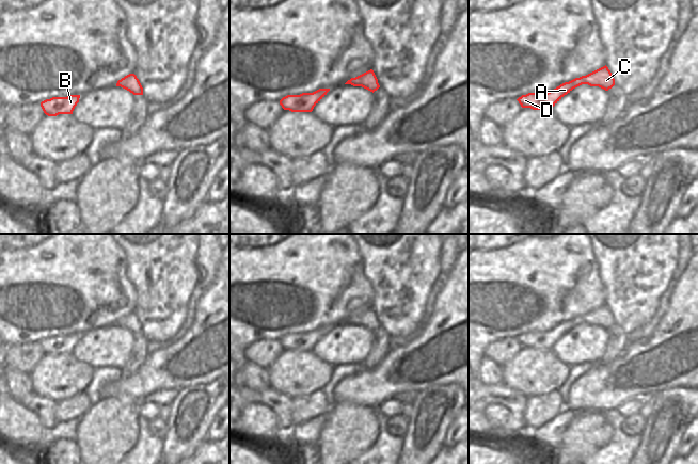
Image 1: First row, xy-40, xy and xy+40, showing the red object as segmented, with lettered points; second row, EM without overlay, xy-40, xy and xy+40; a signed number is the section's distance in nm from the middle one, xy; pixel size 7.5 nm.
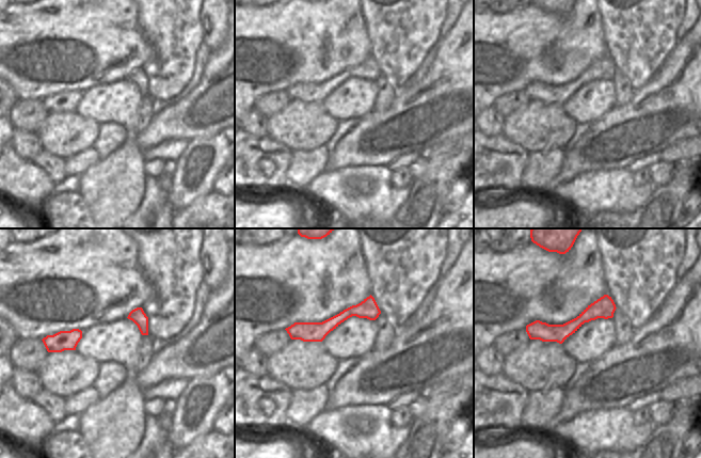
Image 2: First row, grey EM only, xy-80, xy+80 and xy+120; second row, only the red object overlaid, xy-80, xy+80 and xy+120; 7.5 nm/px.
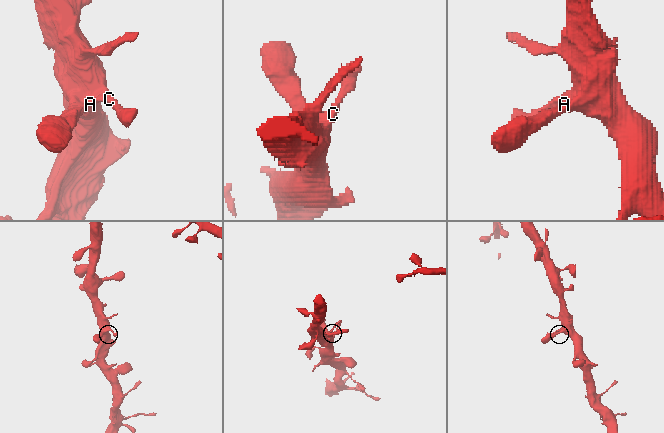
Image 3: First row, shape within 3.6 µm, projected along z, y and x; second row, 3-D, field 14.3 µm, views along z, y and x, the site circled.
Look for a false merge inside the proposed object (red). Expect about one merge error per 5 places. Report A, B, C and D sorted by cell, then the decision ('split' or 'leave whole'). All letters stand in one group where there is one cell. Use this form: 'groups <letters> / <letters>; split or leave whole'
groups A B C D; leave whole

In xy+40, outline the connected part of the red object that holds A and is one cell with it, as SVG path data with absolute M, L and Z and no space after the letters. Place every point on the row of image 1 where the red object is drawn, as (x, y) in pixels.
M605 65L586 76L565 82L548 93L528 93L522 95L517 100L522 108L530 108L533 110L552 110L565 95L582 84L599 86L608 91L615 85L615 79L608 67Z

